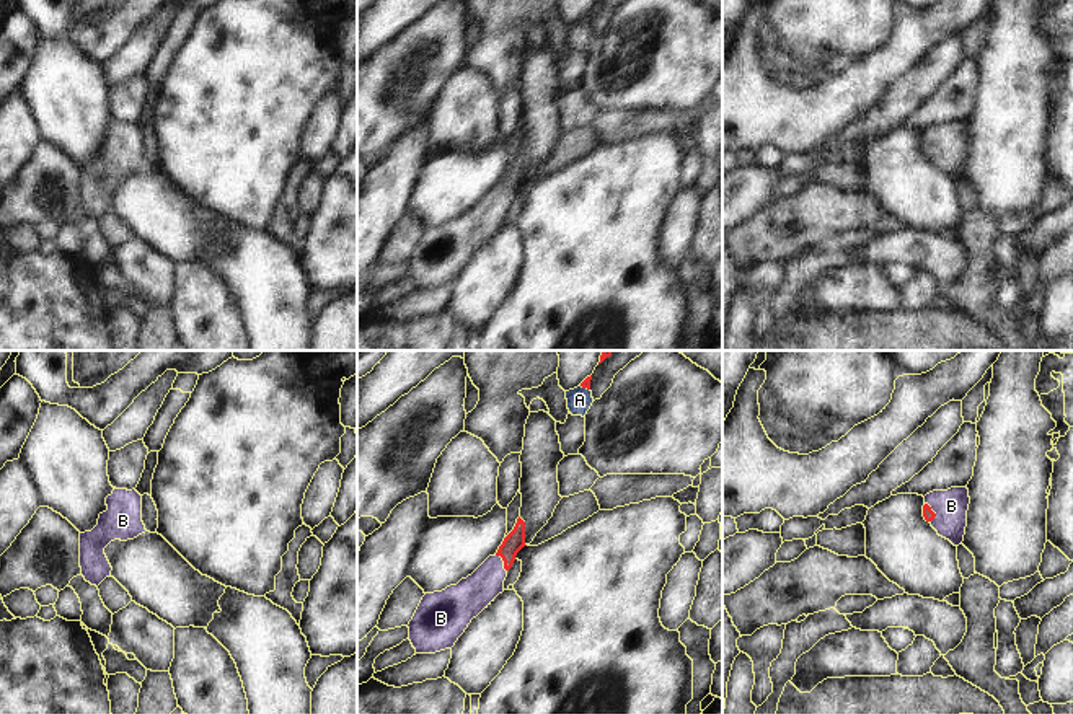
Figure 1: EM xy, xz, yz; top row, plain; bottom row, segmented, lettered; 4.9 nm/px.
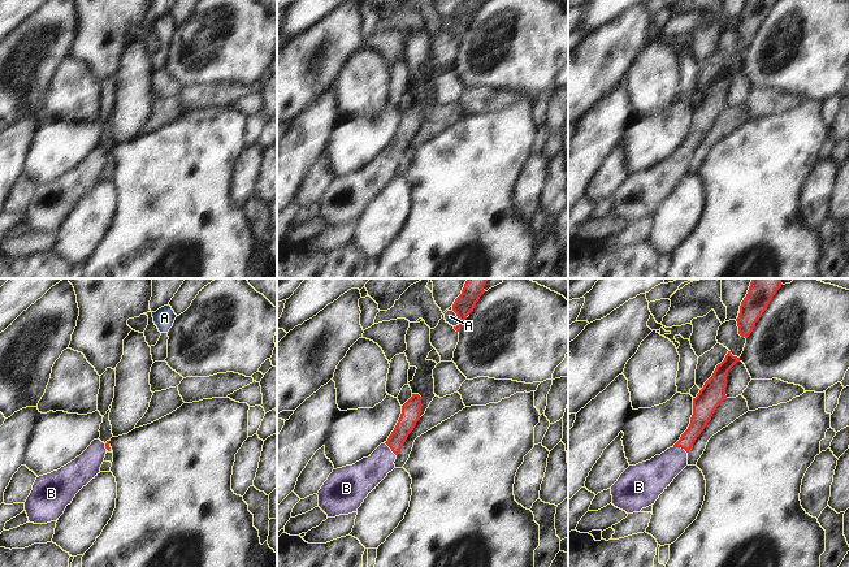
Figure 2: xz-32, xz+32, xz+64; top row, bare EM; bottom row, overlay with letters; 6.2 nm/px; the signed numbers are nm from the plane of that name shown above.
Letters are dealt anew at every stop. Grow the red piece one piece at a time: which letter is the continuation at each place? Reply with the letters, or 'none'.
B

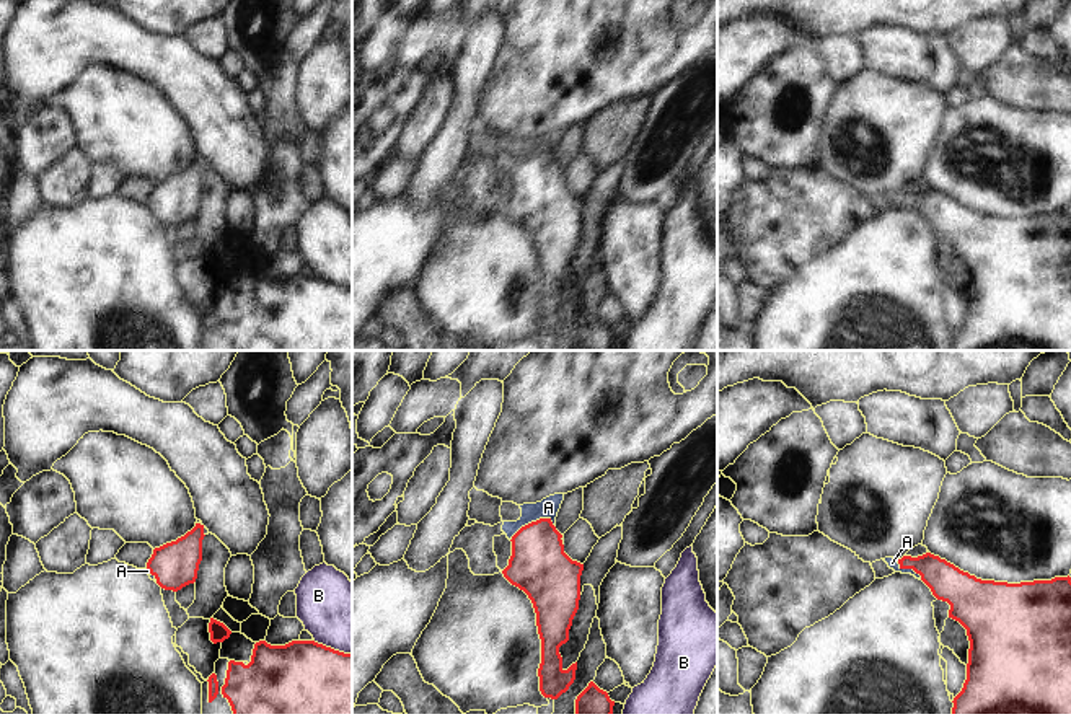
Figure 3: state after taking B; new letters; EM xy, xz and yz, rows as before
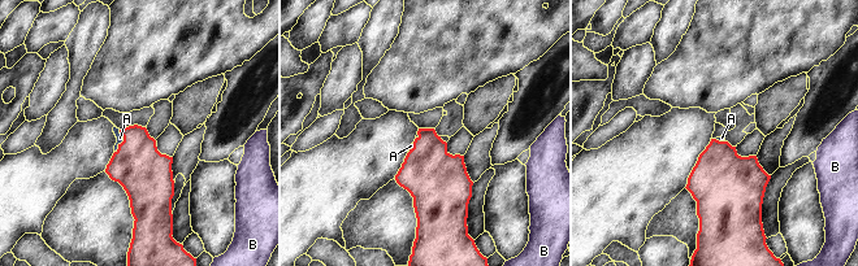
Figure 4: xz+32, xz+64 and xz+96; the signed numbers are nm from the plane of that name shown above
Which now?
A

